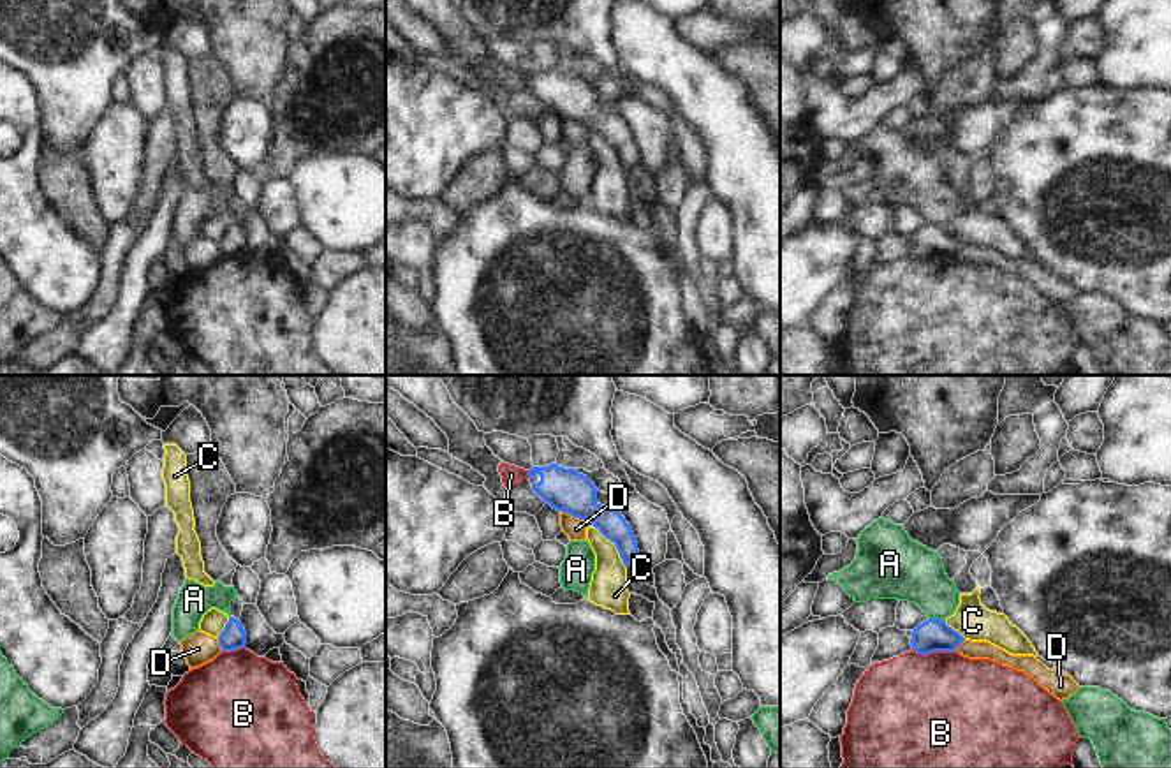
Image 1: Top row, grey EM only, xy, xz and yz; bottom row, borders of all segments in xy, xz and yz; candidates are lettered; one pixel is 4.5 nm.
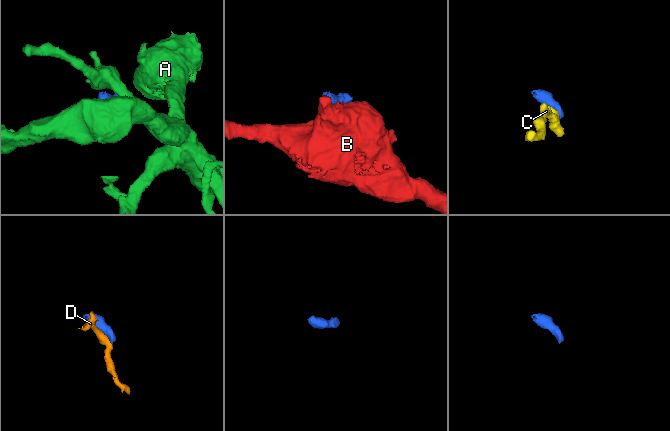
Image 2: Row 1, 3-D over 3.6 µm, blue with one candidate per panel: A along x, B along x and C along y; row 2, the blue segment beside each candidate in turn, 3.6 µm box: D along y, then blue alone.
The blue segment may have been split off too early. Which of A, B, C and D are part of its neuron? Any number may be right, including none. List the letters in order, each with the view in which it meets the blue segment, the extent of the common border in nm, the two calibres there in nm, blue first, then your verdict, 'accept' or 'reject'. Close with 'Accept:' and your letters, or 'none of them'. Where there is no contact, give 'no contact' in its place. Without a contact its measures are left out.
A: meets blue in yz; contact 80 nm long; 150 nm thick on the blue side, 280 nm on the other; reject
B: meets blue in yz; contact 200 nm long; 150 nm thick on the blue side, 480 nm on the other; reject
C: meets blue in xz; contact 240 nm long; 140 nm thick on the blue side, 170 nm on the other; reject
D: meets blue in xz; contact 140 nm long; 200 nm thick on the blue side, 100 nm on the other; reject
Accept: none of them

